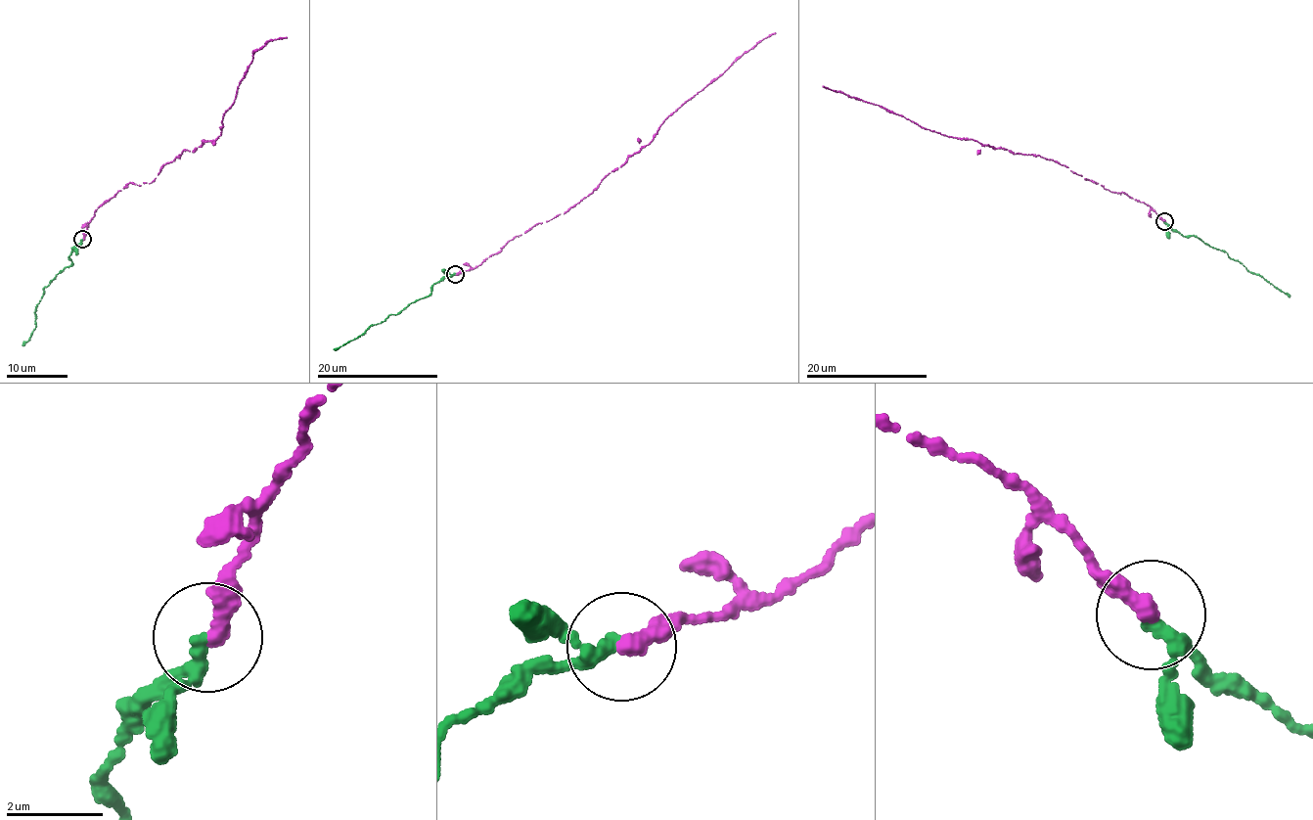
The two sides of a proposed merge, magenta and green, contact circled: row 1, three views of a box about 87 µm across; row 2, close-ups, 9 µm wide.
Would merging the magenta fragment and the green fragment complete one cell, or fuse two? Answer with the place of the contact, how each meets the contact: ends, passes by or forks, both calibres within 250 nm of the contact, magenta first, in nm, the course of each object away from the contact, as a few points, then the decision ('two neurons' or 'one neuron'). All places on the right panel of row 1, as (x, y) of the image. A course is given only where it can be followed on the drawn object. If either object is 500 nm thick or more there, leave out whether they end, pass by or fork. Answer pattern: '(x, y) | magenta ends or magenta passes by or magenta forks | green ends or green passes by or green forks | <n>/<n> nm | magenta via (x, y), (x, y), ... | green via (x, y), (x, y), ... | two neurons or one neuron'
(1164, 221) | magenta ends | green passes by | 360/240 nm | magenta via (1164, 222), (1149, 206), (1123, 192), (1110, 192), (1057, 161), (973, 139), (948, 137), (862, 100), (822, 87) | green via (1164, 222), (1185, 236), (1192, 235), (1223, 250), (1290, 297) | one neuron

